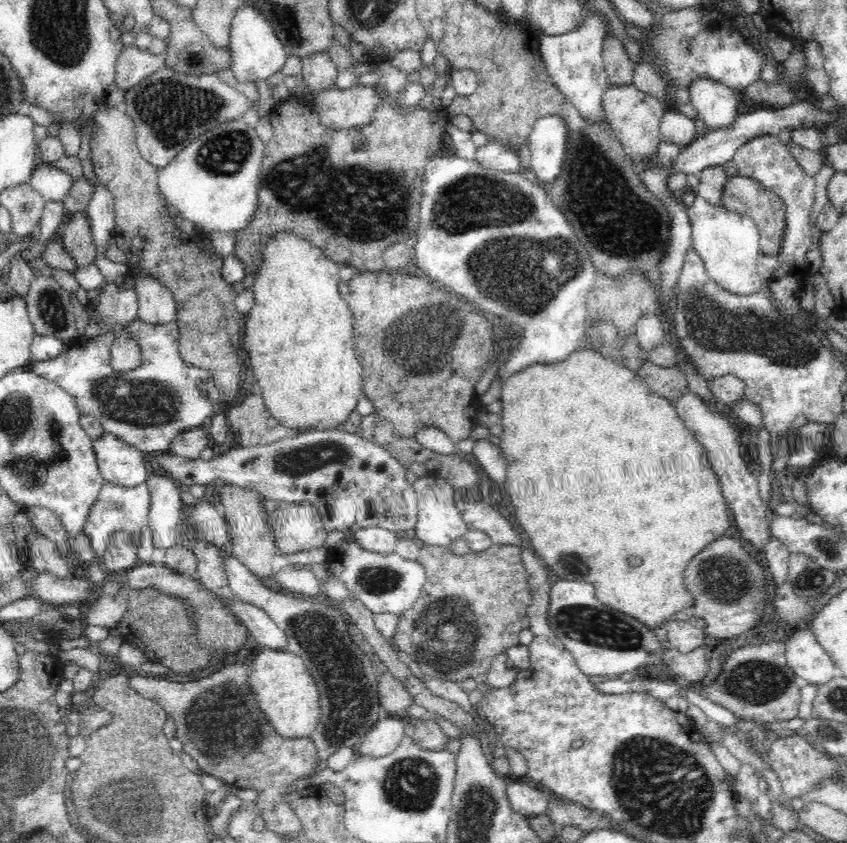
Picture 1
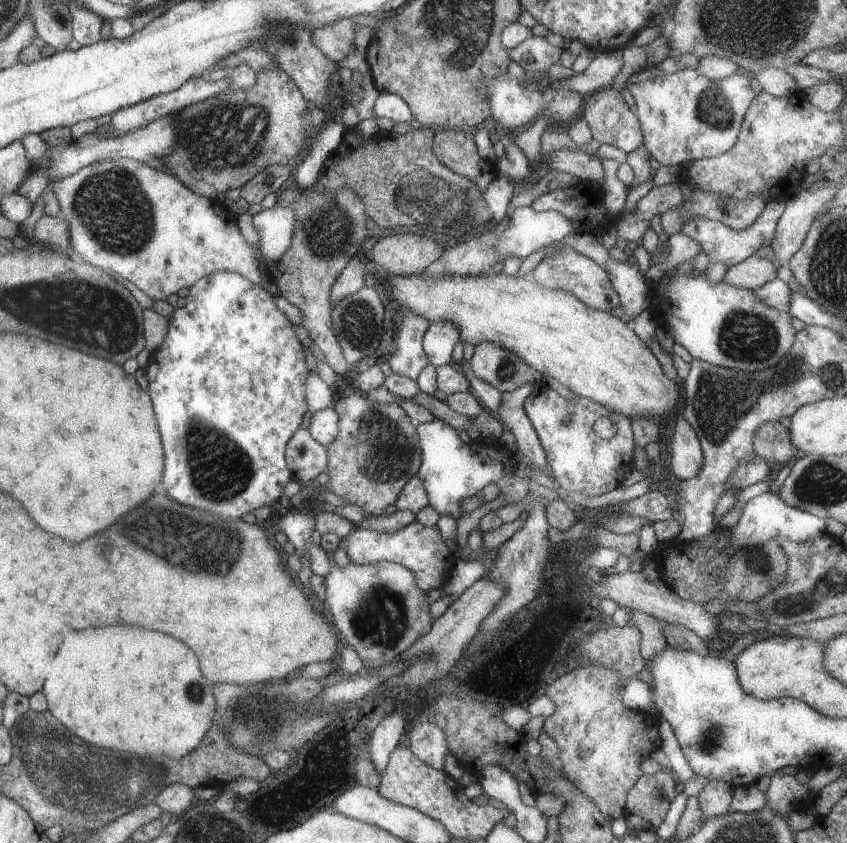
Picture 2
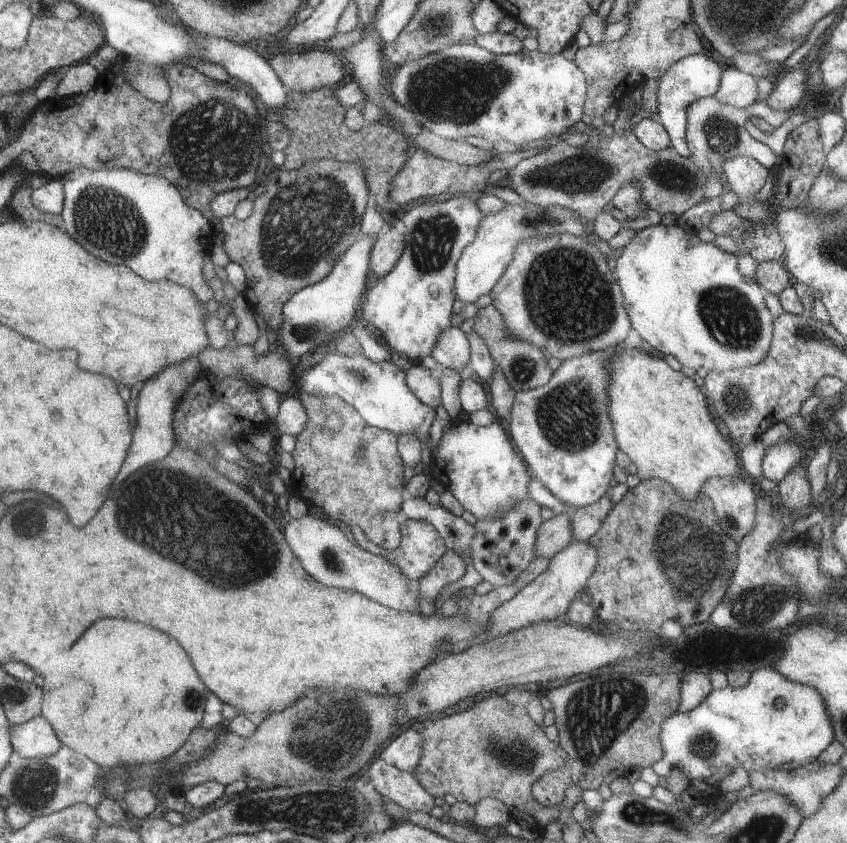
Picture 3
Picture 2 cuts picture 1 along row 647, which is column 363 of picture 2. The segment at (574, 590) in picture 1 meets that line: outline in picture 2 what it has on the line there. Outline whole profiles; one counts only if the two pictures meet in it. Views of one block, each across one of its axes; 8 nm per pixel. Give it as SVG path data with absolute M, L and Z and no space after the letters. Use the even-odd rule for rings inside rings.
M349 560L342 568L332 563L326 575L324 608L333 625L340 630L347 647L356 651L365 667L389 663L410 649L432 628L434 619L426 594L416 586L414 572L401 564L377 562L365 564Z

